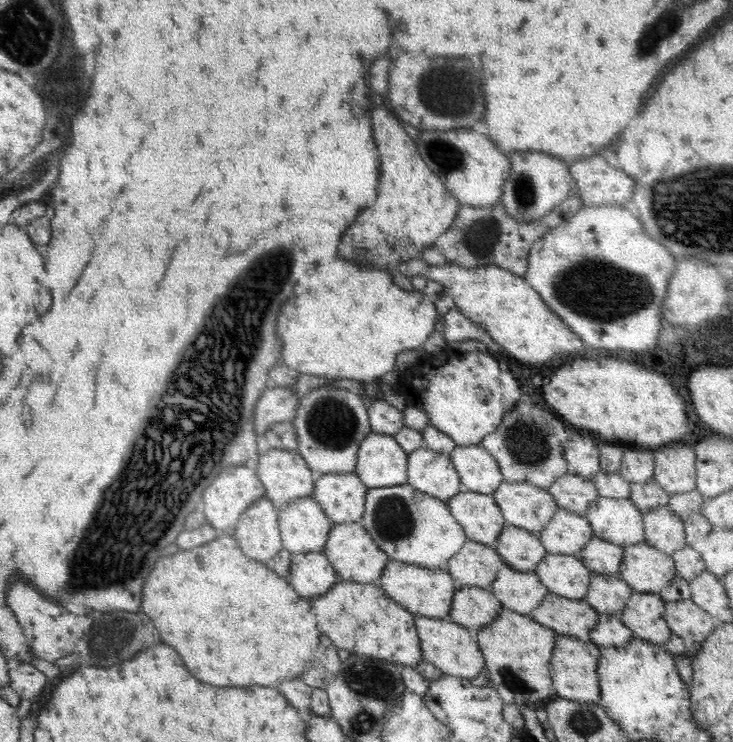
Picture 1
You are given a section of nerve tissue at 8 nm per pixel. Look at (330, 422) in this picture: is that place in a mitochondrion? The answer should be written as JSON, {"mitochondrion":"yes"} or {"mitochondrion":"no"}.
{"mitochondrion":"yes"}

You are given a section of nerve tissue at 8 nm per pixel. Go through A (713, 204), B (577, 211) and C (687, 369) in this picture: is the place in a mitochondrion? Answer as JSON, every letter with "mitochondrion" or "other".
{"A":"mitochondrion","B":"other","C":"other"}

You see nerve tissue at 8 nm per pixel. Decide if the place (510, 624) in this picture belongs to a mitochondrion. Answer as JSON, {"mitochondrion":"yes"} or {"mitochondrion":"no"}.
{"mitochondrion":"no"}

